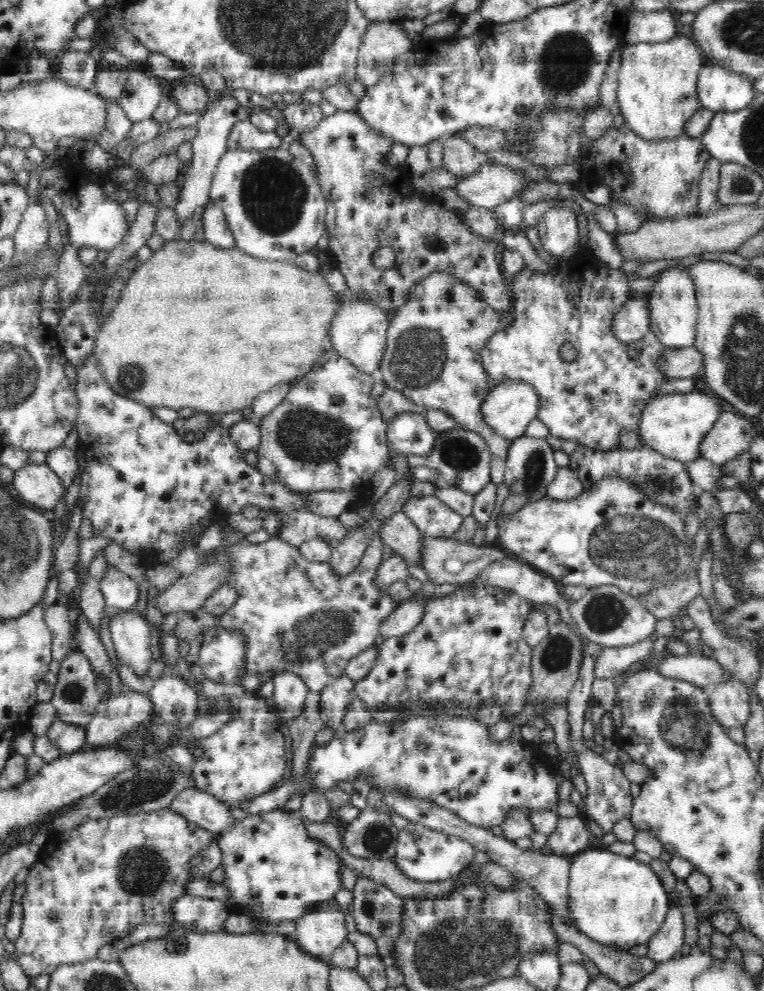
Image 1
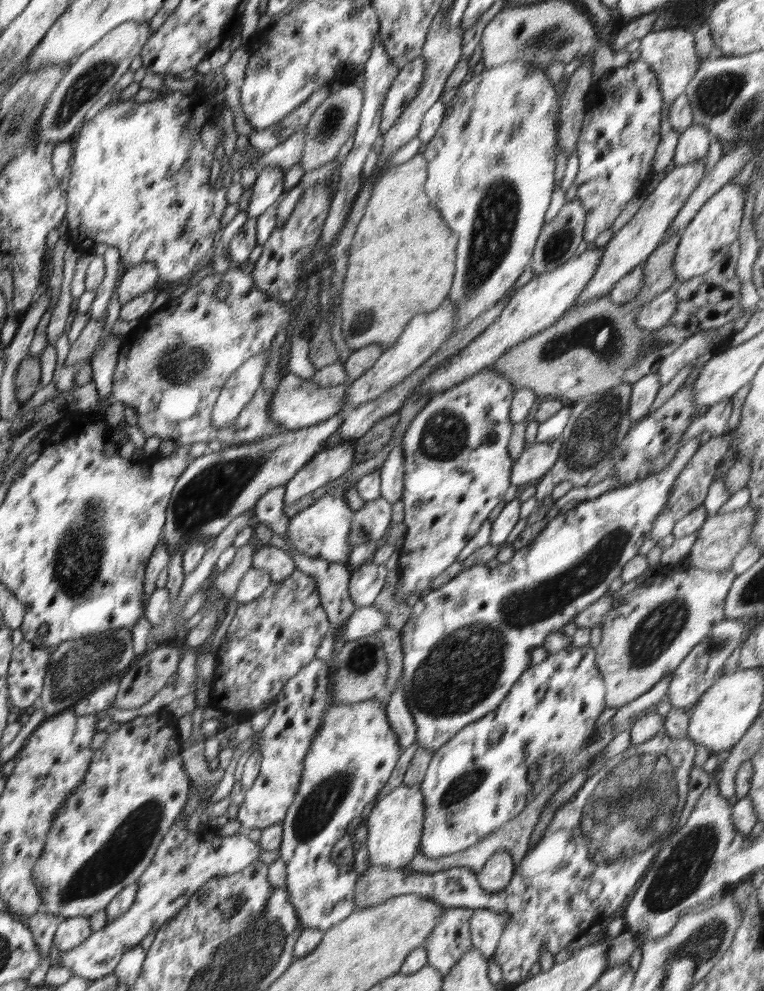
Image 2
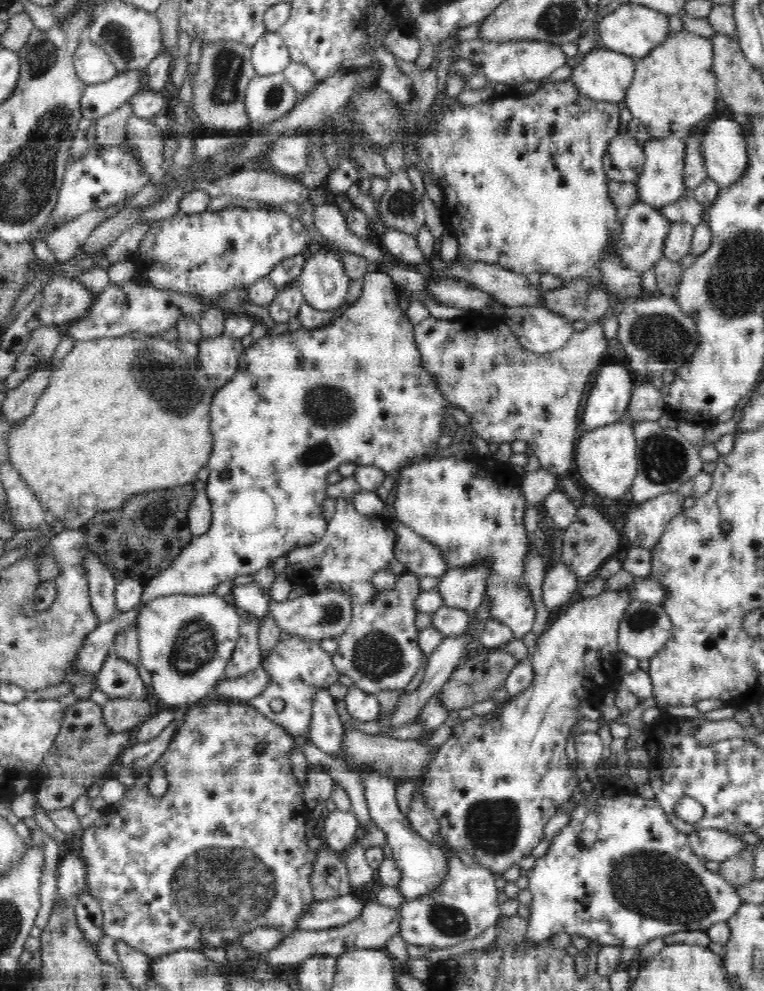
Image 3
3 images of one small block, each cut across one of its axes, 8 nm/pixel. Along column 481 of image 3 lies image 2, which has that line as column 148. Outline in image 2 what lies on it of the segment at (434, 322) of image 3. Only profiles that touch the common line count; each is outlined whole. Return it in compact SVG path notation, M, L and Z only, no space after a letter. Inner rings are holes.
M238 266L229 268L224 273L215 272L204 277L179 297L172 298L166 306L171 308L170 314L166 314L160 324L156 324L154 328L142 334L142 346L140 346L140 340L132 344L124 342L121 345L117 365L113 372L112 396L114 400L135 410L138 416L137 424L146 440L152 435L157 435L161 440L173 440L177 446L184 447L195 442L218 440L223 447L228 447L258 441L280 432L278 423L270 419L268 406L274 396L274 390L278 388L278 384L288 372L282 368L282 347L273 349L272 342L278 336L278 332L286 330L290 325L294 314L294 304L271 300L266 292L254 286L252 275L246 274ZM222 283L230 284L230 292L224 300L218 301L218 298L214 296L214 287ZM264 350L266 352L272 350L272 353L262 373L262 384L258 385L252 400L246 404L234 424L230 424L228 428L216 428L212 425L210 415L215 399L222 390L222 385L226 384L227 377L238 366Z

